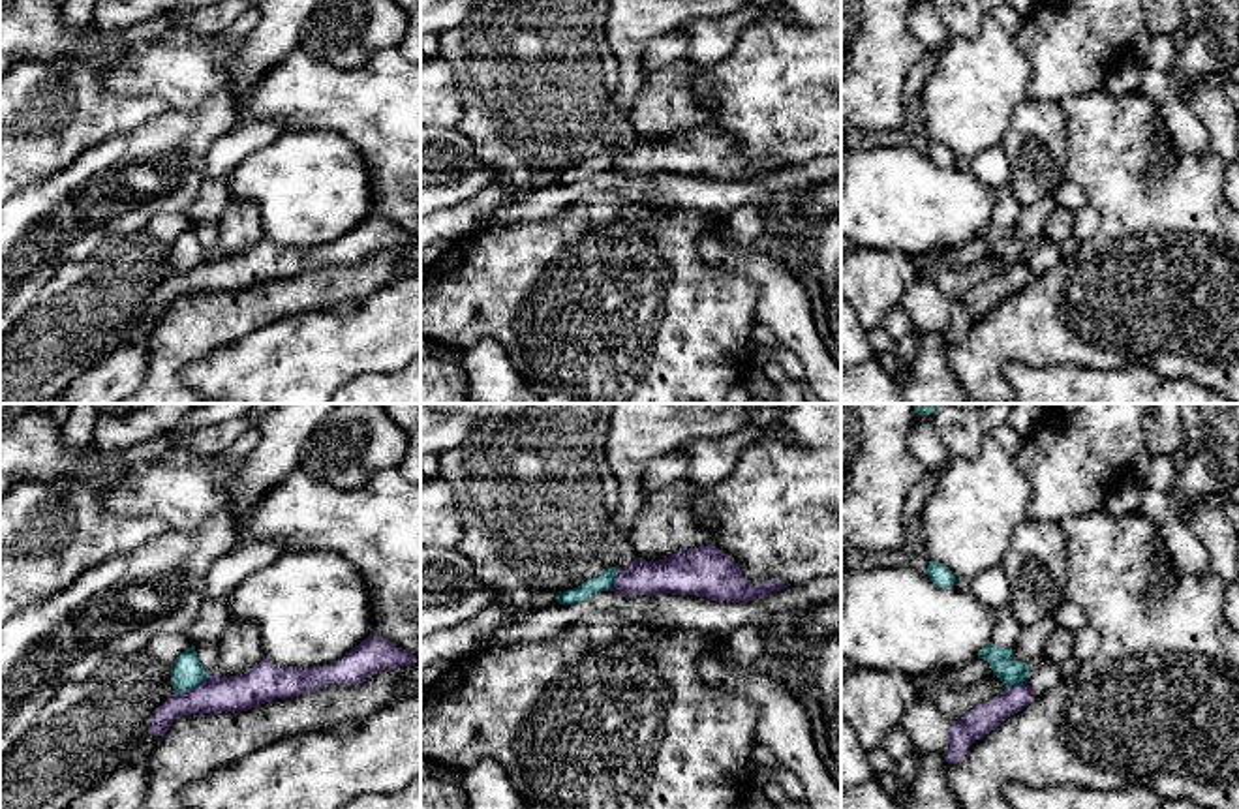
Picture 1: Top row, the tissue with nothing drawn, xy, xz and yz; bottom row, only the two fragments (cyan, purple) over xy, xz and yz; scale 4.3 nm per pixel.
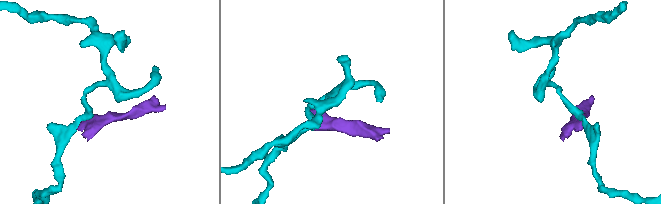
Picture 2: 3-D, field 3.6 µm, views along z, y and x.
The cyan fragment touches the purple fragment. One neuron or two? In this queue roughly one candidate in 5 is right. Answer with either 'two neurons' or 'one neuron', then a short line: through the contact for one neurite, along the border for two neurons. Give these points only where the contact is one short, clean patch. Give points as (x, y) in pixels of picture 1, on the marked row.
two neurons; line xy (209, 676), (177, 695)

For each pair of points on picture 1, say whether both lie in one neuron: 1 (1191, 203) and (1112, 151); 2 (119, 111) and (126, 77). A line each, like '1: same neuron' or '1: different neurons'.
1: same neuron
2: different neurons

